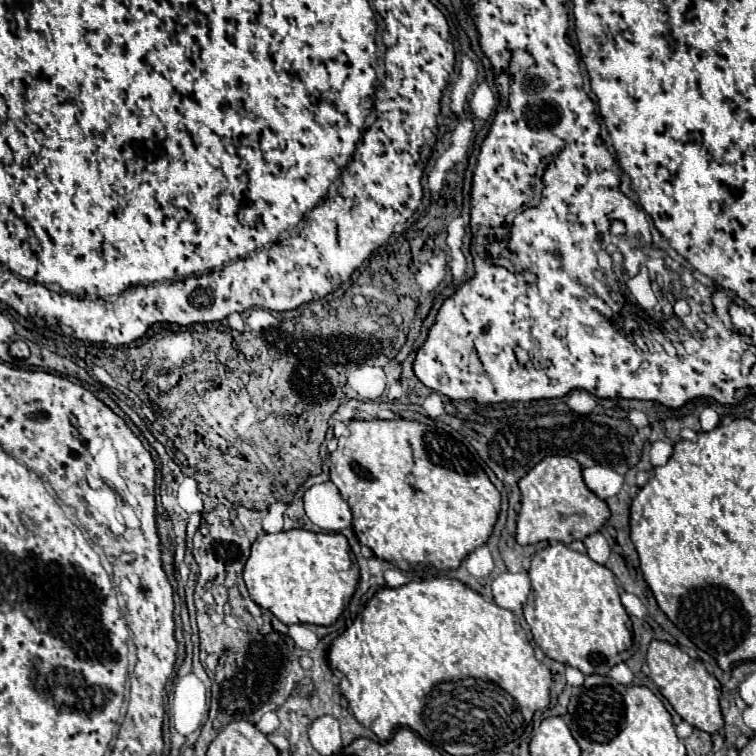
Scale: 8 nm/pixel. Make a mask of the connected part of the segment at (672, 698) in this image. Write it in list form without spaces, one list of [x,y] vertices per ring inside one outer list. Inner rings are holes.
[[[652,640],[648,648],[648,666],[650,666],[650,678],[660,688],[662,696],[672,704],[672,708],[680,714],[682,720],[708,734],[722,730],[724,718],[718,704],[722,694],[722,690],[718,690],[720,682],[704,668],[702,660],[690,658],[676,644]]]

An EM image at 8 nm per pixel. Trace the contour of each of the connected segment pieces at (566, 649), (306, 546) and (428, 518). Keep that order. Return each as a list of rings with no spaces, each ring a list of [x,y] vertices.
[[[554,544],[532,556],[528,574],[530,574],[532,592],[534,592],[532,594],[534,612],[532,617],[524,618],[532,630],[534,642],[544,650],[548,658],[568,664],[572,668],[578,668],[584,674],[602,674],[602,676],[608,674],[612,666],[624,660],[620,656],[632,646],[630,618],[624,606],[620,604],[614,574],[606,566],[596,564],[586,554],[574,552],[564,544]]]
[[[292,528],[278,534],[262,534],[252,544],[252,554],[244,566],[244,582],[248,588],[250,598],[270,610],[278,620],[282,620],[286,626],[290,624],[322,624],[330,626],[344,606],[350,602],[356,586],[358,586],[358,564],[354,562],[354,554],[350,550],[350,544],[346,536],[330,532],[308,532],[302,528]]]
[[[394,418],[394,420],[352,420],[348,424],[350,428],[350,436],[348,438],[338,438],[338,448],[332,454],[332,468],[330,468],[330,480],[338,486],[342,498],[348,502],[352,516],[354,516],[354,532],[360,540],[360,544],[368,546],[376,558],[392,562],[394,566],[398,566],[400,570],[406,572],[416,572],[416,570],[426,570],[428,566],[434,566],[438,570],[450,570],[450,568],[458,568],[460,562],[478,546],[486,544],[492,528],[496,524],[498,512],[500,512],[500,492],[494,488],[494,484],[488,480],[486,472],[470,458],[470,452],[466,448],[466,444],[456,438],[454,434],[438,428],[438,426],[426,426],[414,420],[402,420],[402,418]]]

